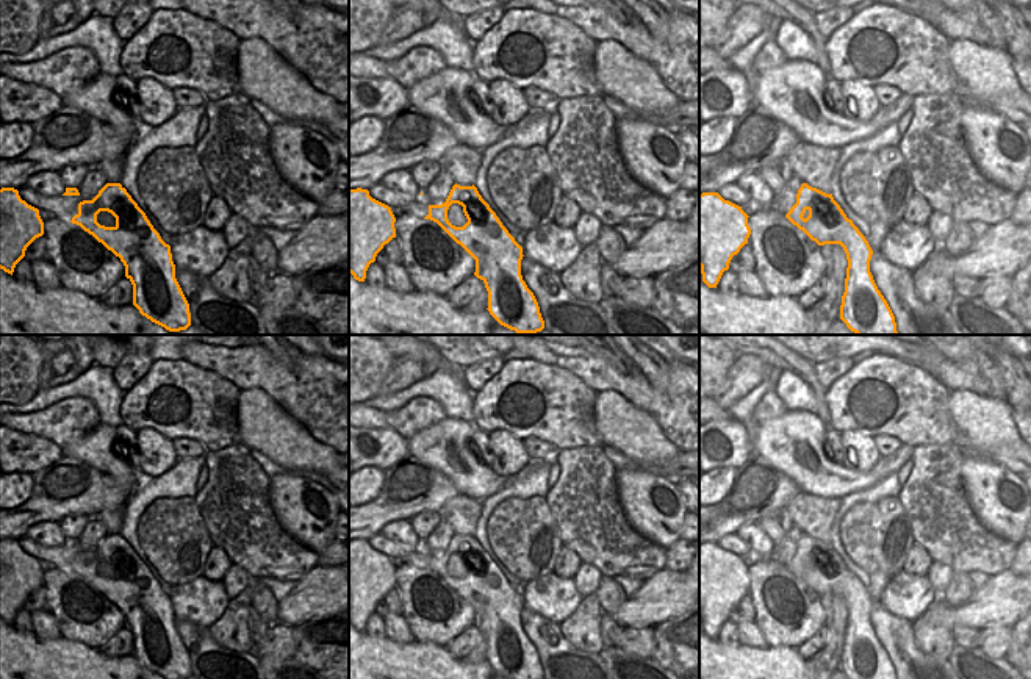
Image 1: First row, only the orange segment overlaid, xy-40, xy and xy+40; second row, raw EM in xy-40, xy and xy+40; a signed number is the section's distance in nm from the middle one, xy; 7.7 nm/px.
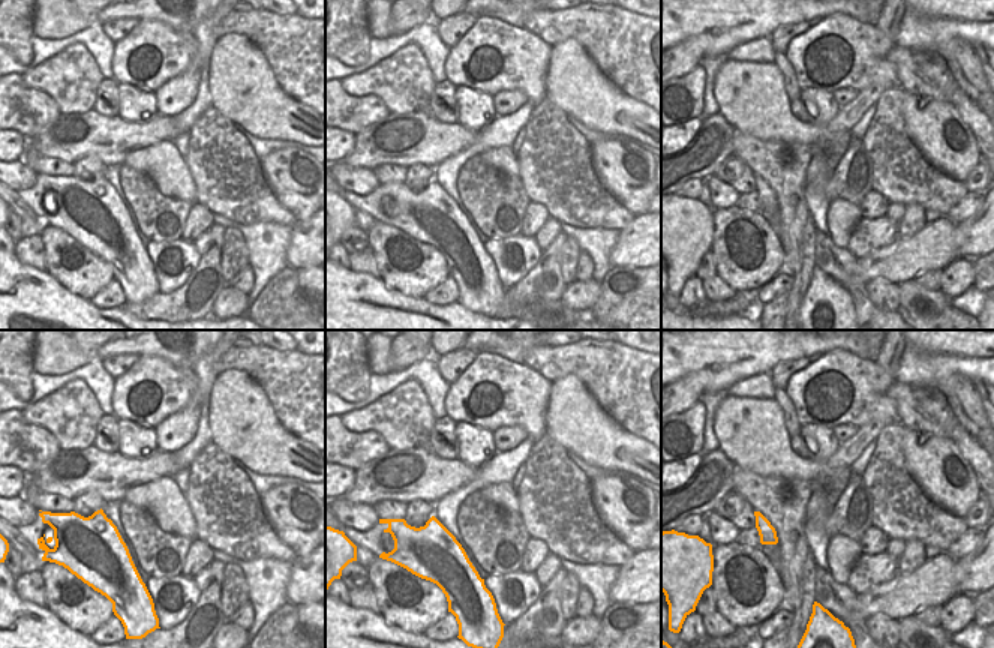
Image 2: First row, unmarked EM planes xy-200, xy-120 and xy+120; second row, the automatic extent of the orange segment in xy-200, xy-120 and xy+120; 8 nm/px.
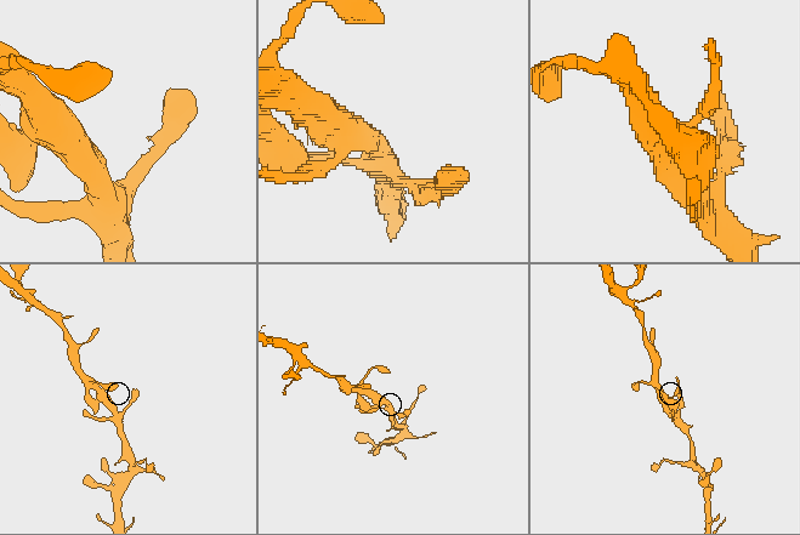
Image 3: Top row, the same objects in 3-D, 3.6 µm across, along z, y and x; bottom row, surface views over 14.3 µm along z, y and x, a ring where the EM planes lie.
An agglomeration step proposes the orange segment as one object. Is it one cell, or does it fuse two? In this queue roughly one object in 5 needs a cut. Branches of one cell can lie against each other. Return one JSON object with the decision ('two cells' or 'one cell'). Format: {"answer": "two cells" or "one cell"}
{"answer": "one cell"}

